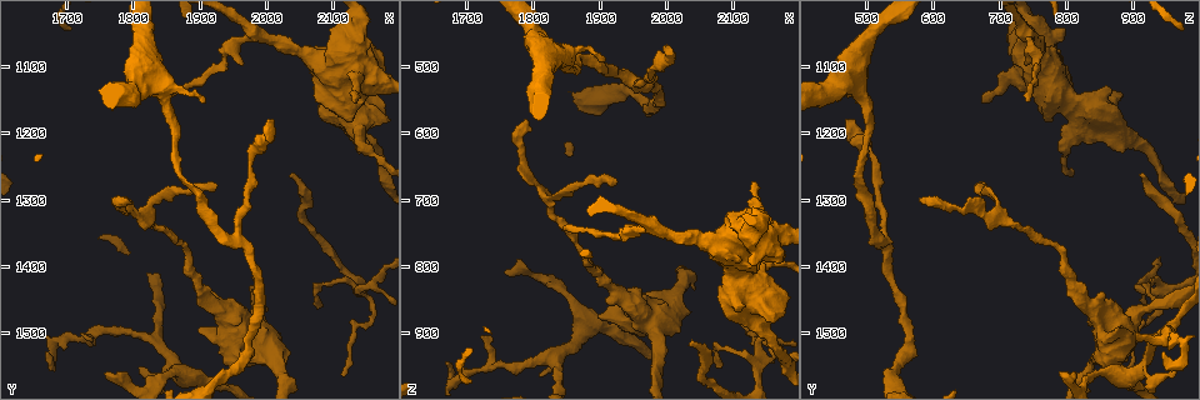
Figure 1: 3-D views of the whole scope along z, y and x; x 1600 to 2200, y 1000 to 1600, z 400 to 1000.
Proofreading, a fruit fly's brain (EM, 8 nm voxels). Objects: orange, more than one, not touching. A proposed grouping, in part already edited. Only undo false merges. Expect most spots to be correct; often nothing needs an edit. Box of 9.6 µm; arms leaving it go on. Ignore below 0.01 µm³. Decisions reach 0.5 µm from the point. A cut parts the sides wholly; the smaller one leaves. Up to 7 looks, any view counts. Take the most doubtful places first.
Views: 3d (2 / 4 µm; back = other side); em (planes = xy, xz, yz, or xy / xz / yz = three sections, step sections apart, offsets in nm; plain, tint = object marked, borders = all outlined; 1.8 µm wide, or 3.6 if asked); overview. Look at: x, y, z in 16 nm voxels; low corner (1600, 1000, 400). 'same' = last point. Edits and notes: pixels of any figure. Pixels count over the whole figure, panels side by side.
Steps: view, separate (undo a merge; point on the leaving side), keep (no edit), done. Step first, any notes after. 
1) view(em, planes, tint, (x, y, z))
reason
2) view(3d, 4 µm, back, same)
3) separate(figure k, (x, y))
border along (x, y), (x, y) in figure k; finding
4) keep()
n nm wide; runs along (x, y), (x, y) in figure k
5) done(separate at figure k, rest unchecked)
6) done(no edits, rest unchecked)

view(3d, 4 µm, (2140, 1435, 945))
looks like a crossing

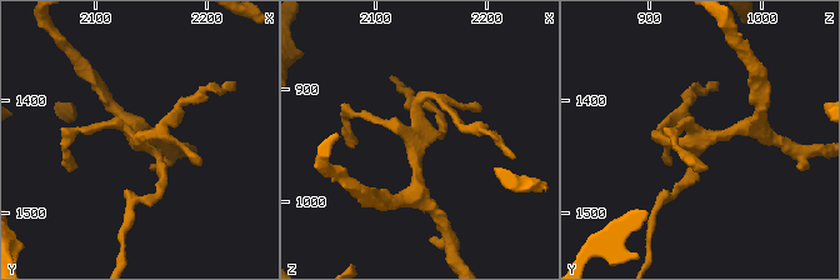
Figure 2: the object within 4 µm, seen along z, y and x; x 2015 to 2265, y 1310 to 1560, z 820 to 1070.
view(em, 3.6 µm, planes, tint, (2138, 1436, 946))
4 arms; need the tissue

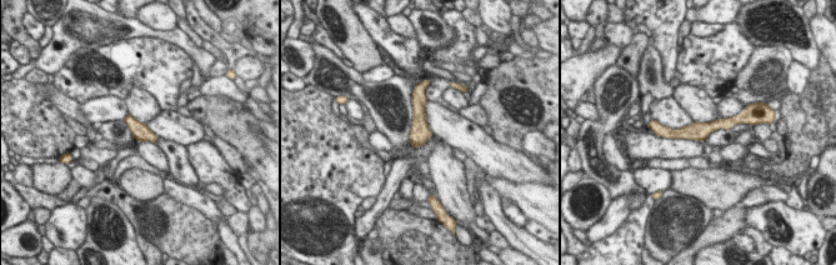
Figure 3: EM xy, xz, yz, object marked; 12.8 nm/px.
keep()
all the same neuron

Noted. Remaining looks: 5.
view(em, planes, plain, (1825, 1330, 705))
two arms in line, one across

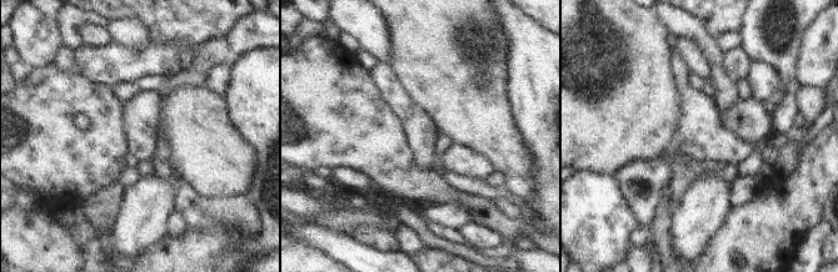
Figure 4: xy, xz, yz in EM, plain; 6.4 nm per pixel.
view(em, planes, tint, same)

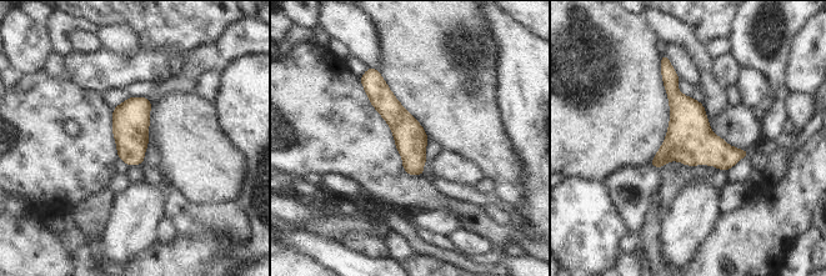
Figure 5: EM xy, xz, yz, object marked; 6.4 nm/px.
keep()
runs along (371, 76), (409, 134), (417, 172) in figure 5; continuous, no second neuron

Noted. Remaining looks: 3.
view(3d, 4 µm, (1960, 1365, 525))
side arm on a straight run

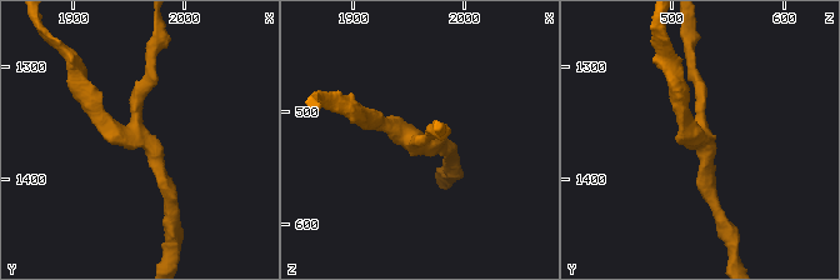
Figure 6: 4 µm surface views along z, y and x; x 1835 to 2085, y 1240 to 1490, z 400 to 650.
view(em, planes, borders, (1956, 1362, 526))
3 arms; arms of 190, 190, 260 nm

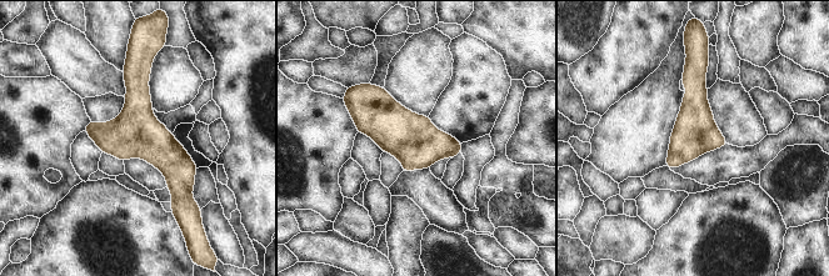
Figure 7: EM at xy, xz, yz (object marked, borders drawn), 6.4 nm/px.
keep()
runs along (130, 65), (175, 204) in figure 7; continuous, no second neuron

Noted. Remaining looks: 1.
done(no edits, rest unchecked)

